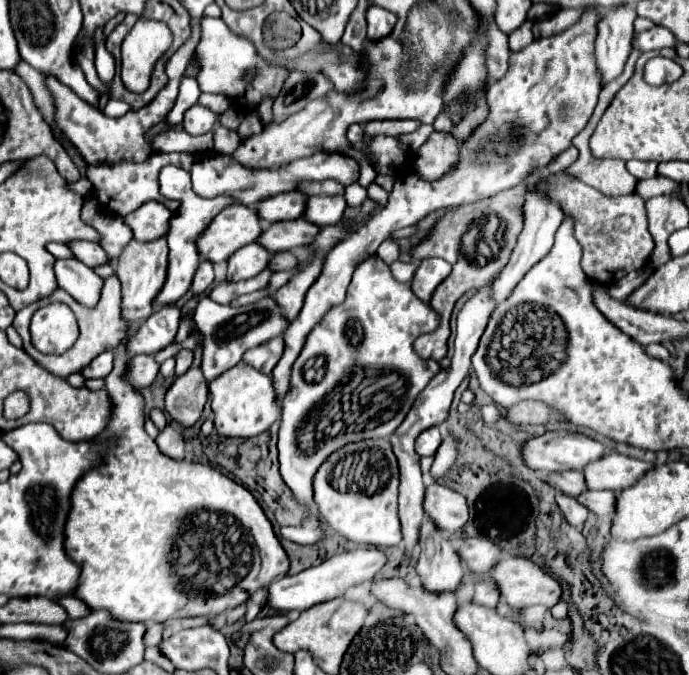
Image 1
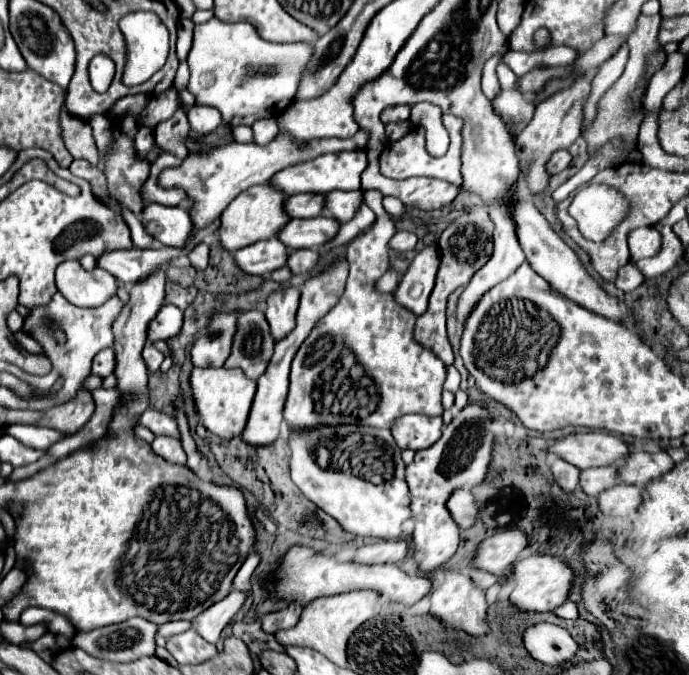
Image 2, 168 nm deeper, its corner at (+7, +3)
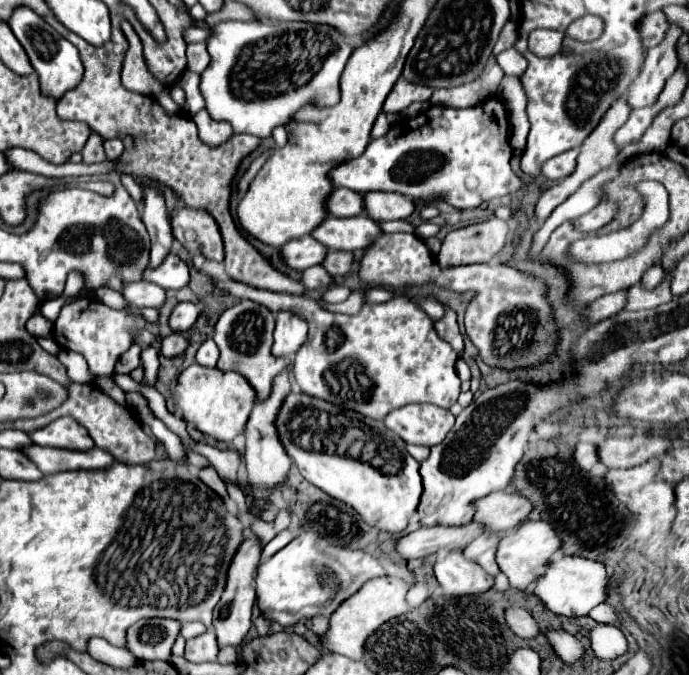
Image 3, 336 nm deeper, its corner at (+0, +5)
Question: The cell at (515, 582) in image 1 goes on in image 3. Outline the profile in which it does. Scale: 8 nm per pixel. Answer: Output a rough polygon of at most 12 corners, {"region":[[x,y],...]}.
{"region":[[586,557],[550,561],[532,593],[578,617],[606,601],[608,573]]}

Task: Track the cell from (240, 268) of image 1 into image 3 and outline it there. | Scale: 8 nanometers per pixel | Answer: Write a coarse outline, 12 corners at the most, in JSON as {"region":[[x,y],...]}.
{"region":[[306,235],[282,245],[290,269],[320,265],[326,247]]}

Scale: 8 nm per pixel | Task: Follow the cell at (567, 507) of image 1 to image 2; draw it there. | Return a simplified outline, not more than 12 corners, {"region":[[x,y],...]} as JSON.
{"region":[[557,457],[551,467],[565,491],[579,485],[579,469]]}

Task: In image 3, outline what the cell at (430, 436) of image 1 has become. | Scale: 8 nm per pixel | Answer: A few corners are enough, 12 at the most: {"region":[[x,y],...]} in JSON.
{"region":[[406,405],[384,425],[406,443],[434,447],[454,425],[436,405]]}

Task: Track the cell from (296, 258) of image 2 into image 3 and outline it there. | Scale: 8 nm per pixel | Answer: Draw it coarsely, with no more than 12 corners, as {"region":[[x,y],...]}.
{"region":[[328,251],[322,267],[330,275],[348,273],[352,253]]}

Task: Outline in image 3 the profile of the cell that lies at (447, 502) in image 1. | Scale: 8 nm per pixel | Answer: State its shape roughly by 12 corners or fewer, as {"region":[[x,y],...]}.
{"region":[[496,491],[474,501],[474,521],[508,531],[528,517],[522,495]]}

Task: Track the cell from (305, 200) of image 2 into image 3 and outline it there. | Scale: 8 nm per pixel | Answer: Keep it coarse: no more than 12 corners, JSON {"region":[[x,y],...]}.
{"region":[[336,187],[326,197],[328,215],[354,217],[362,195]]}

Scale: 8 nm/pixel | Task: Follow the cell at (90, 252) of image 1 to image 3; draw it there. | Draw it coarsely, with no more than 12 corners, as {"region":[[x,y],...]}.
{"region":[[166,255],[158,267],[146,267],[144,281],[164,289],[188,285],[188,265]]}

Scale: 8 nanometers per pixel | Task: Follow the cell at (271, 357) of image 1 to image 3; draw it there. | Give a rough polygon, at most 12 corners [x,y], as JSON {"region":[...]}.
{"region":[[254,301],[226,309],[214,331],[218,369],[266,399],[288,365],[272,355],[274,315]]}

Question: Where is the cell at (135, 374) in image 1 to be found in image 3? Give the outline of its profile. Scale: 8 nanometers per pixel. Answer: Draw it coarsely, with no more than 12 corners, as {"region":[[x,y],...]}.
{"region":[[172,333],[160,343],[160,355],[184,353],[188,341]]}

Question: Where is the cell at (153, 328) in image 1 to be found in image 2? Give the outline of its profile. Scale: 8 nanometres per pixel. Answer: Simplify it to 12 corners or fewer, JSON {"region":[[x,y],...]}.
{"region":[[165,305],[151,321],[149,341],[171,339],[181,331],[183,311]]}

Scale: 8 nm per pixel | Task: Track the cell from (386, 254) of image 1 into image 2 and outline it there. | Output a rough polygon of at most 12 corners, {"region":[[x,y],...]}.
{"region":[[397,231],[389,247],[409,251],[417,245],[417,235],[409,231]]}

